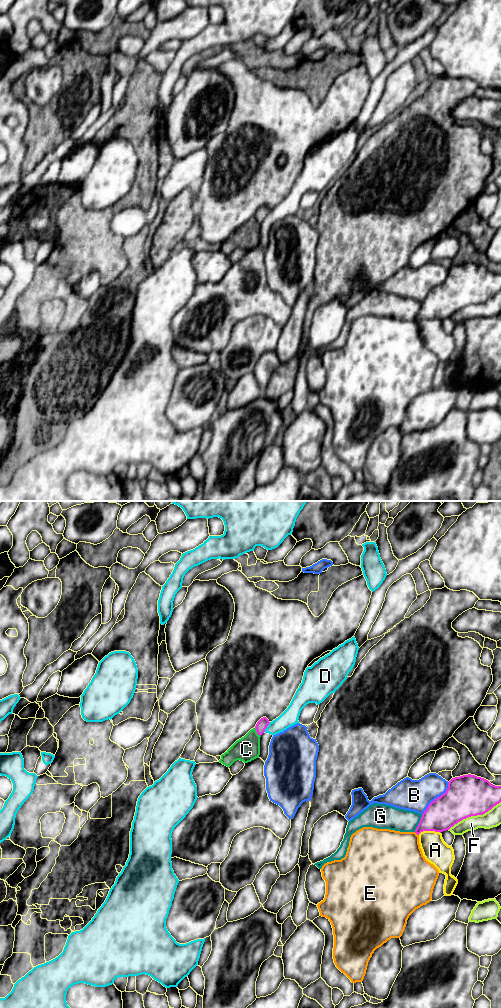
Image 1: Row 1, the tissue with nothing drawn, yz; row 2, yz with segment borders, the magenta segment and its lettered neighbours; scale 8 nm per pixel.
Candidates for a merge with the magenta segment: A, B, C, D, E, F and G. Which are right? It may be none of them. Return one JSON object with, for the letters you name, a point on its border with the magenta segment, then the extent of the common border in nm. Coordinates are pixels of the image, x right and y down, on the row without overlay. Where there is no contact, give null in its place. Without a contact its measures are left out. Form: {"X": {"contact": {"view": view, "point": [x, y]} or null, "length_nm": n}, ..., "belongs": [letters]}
{"belongs": []}

